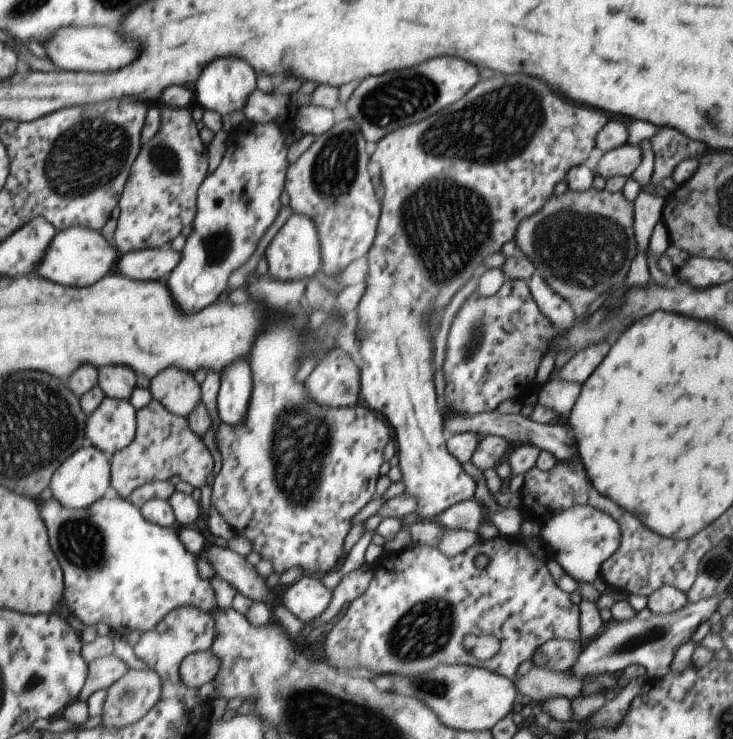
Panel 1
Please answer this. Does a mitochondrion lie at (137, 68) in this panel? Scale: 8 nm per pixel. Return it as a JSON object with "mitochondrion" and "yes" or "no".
{"mitochondrion":"no"}

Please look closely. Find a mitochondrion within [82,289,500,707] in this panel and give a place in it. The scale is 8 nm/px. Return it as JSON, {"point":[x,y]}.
{"point":[300,441]}

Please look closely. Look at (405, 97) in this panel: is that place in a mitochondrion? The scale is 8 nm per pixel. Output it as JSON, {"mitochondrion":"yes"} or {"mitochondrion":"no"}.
{"mitochondrion":"yes"}

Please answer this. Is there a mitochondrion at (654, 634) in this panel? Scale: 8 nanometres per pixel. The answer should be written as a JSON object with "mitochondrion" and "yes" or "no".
{"mitochondrion":"yes"}

